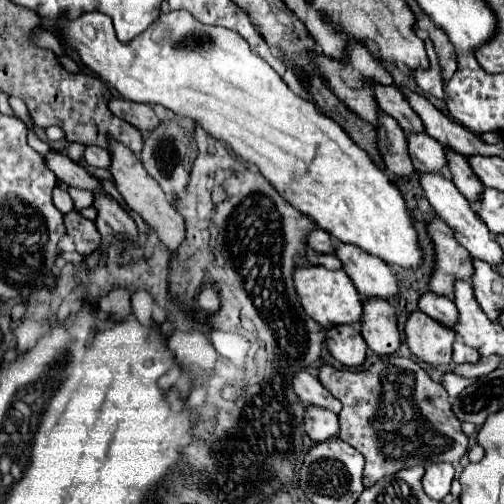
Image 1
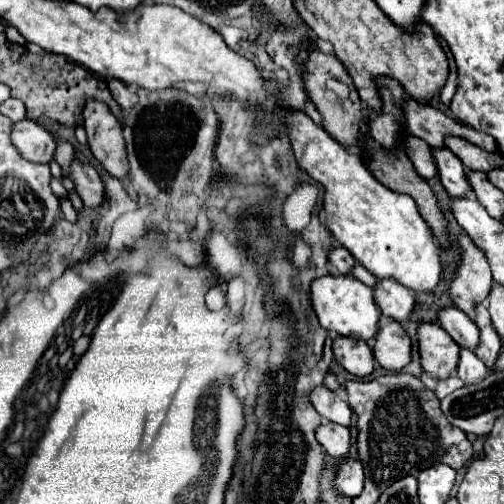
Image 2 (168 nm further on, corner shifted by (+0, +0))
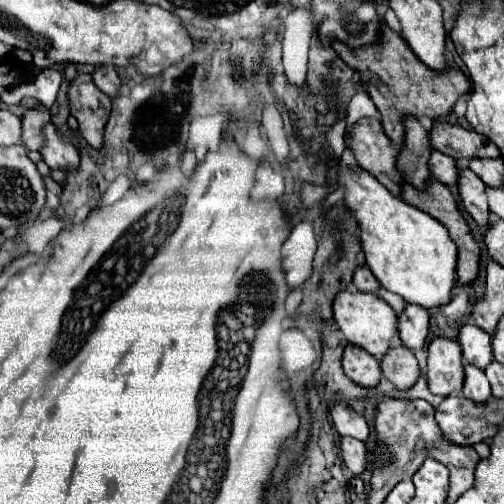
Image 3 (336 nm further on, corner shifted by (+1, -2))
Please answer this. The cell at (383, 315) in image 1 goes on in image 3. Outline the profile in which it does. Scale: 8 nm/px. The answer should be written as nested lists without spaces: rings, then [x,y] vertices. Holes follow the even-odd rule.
[[[392,347],[380,361],[382,365],[382,373],[384,377],[394,383],[400,391],[408,389],[414,385],[414,381],[418,379],[420,371],[418,371],[418,361],[414,357],[414,353],[408,347]]]

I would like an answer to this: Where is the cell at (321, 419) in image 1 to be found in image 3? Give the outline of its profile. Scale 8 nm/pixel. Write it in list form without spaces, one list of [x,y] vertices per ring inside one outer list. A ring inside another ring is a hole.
[[[342,437],[340,439],[340,451],[342,451],[342,459],[344,459],[346,467],[354,475],[360,475],[364,471],[364,465],[366,465],[366,447],[364,447],[364,443],[354,439],[354,437]]]

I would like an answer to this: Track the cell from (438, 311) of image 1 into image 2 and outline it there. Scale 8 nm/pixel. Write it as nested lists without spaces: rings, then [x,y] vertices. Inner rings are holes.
[[[457,307],[439,311],[441,327],[465,349],[475,351],[479,345],[479,327]]]

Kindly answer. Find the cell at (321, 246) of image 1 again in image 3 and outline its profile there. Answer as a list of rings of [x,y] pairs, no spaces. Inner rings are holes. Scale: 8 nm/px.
[[[356,267],[354,277],[352,277],[352,285],[358,291],[368,291],[368,293],[376,293],[376,289],[380,287],[378,285],[378,279],[370,273],[368,267]]]

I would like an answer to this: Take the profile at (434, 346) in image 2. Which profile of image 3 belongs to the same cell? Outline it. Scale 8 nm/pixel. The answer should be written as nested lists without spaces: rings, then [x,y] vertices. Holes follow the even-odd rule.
[[[434,337],[430,341],[426,379],[430,391],[444,397],[462,387],[464,383],[462,351],[456,341],[444,337]]]

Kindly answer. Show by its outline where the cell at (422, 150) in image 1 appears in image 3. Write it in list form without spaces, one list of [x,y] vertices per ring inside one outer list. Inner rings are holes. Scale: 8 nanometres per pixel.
[[[460,167],[458,193],[460,193],[464,209],[472,215],[472,219],[478,225],[488,225],[488,221],[490,221],[490,211],[488,211],[484,189],[486,189],[486,185],[482,183],[482,179],[476,173],[472,173],[468,167]]]

